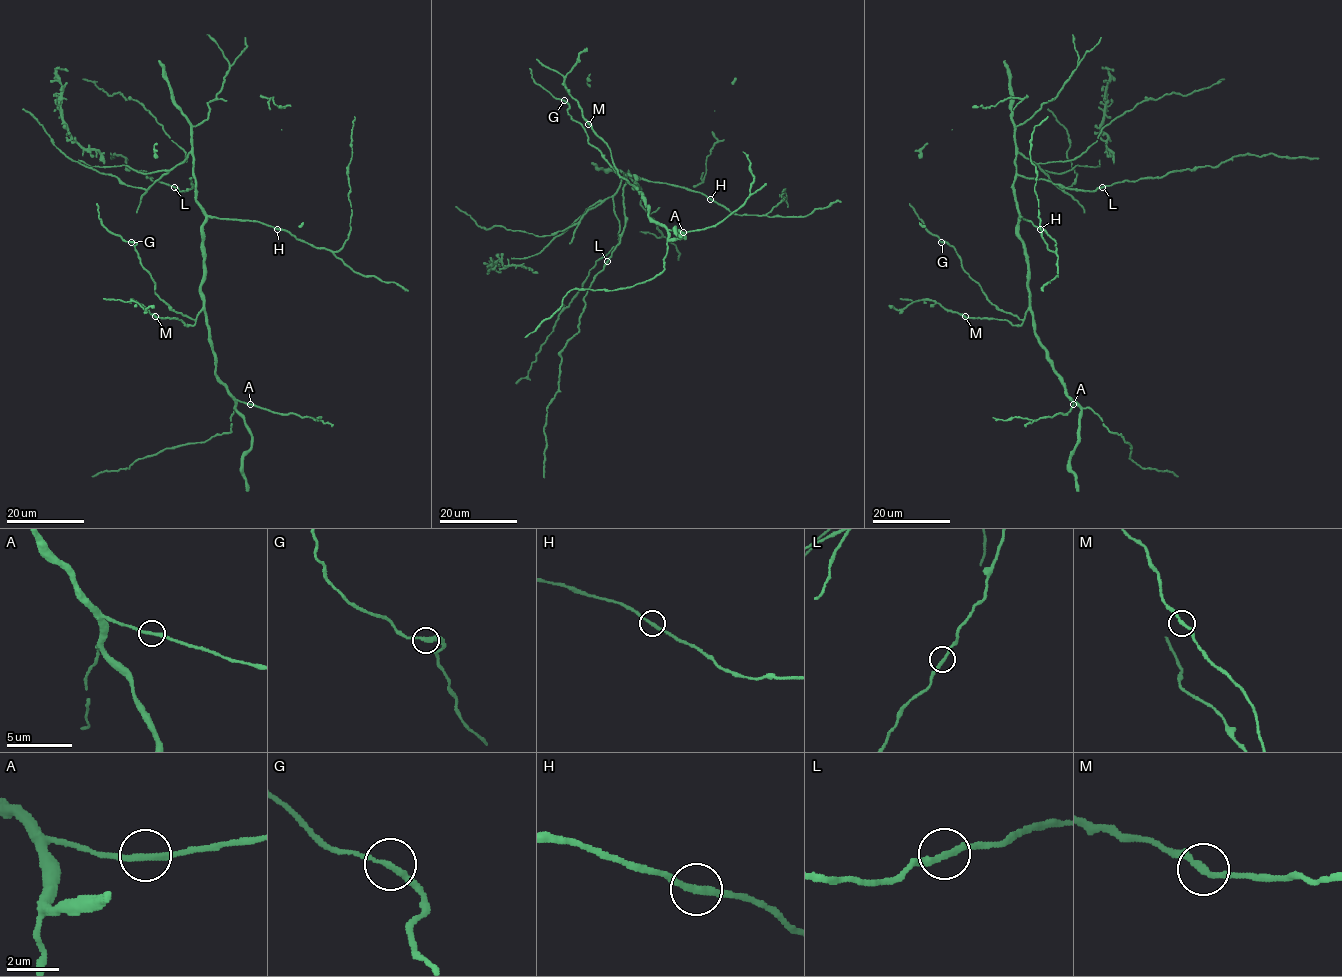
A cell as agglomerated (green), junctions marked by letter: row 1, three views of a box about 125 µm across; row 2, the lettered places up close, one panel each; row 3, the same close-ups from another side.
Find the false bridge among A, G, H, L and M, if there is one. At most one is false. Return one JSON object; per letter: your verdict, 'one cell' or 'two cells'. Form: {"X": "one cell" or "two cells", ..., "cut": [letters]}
{"A": "one cell", "G": "one cell", "H": "one cell", "L": "one cell", "M": "one cell", "cut": []}

